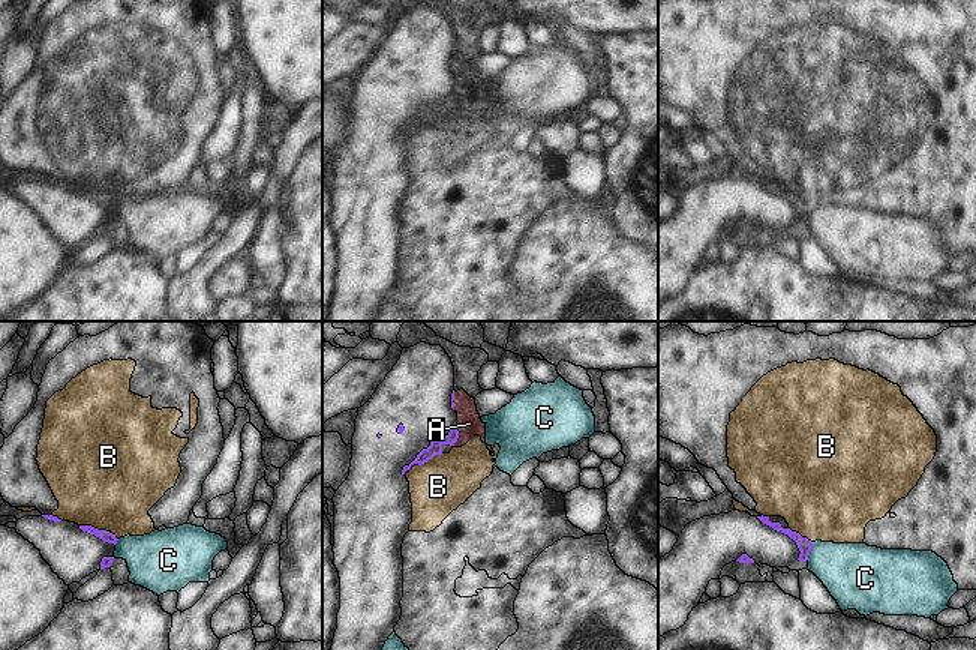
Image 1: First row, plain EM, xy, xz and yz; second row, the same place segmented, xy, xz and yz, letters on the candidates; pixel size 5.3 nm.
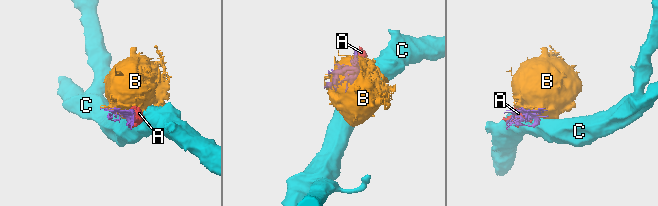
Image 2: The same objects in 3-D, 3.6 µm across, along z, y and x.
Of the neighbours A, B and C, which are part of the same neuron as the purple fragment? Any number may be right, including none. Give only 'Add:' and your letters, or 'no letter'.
Add: no letter

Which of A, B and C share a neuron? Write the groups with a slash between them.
A C / B

